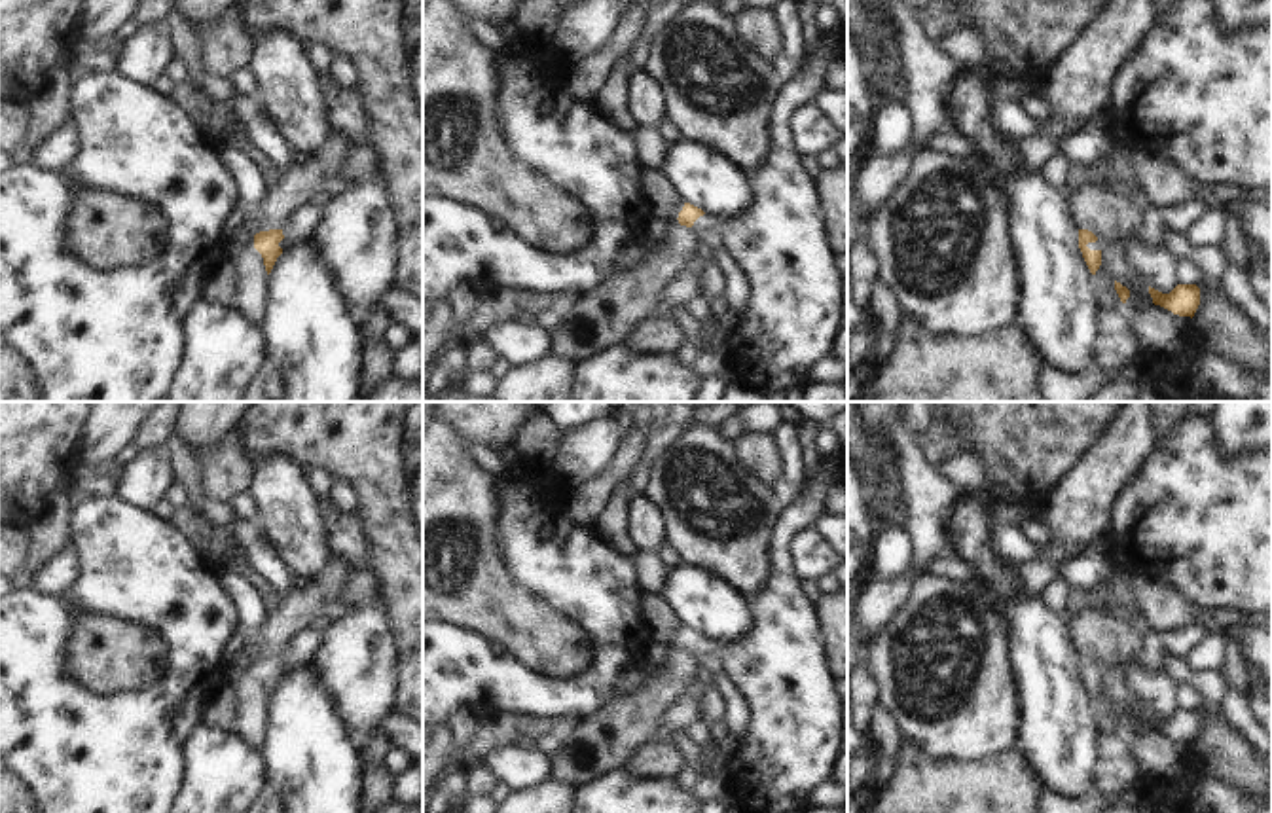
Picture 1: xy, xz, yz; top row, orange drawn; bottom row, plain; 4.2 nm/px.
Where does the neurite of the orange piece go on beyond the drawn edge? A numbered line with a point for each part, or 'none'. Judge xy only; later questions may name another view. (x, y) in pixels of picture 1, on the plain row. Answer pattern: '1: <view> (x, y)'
1: xy (302, 647)

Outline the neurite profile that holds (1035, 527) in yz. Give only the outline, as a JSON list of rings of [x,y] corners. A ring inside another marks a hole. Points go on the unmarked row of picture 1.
[[[1031,514],[1020,523],[1024,534],[1033,540],[1037,546],[1043,546],[1052,540],[1052,527],[1045,521],[1041,514]]]

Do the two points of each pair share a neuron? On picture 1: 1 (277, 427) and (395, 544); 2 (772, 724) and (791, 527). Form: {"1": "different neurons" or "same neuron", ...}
{"1": "same neuron", "2": "same neuron"}

